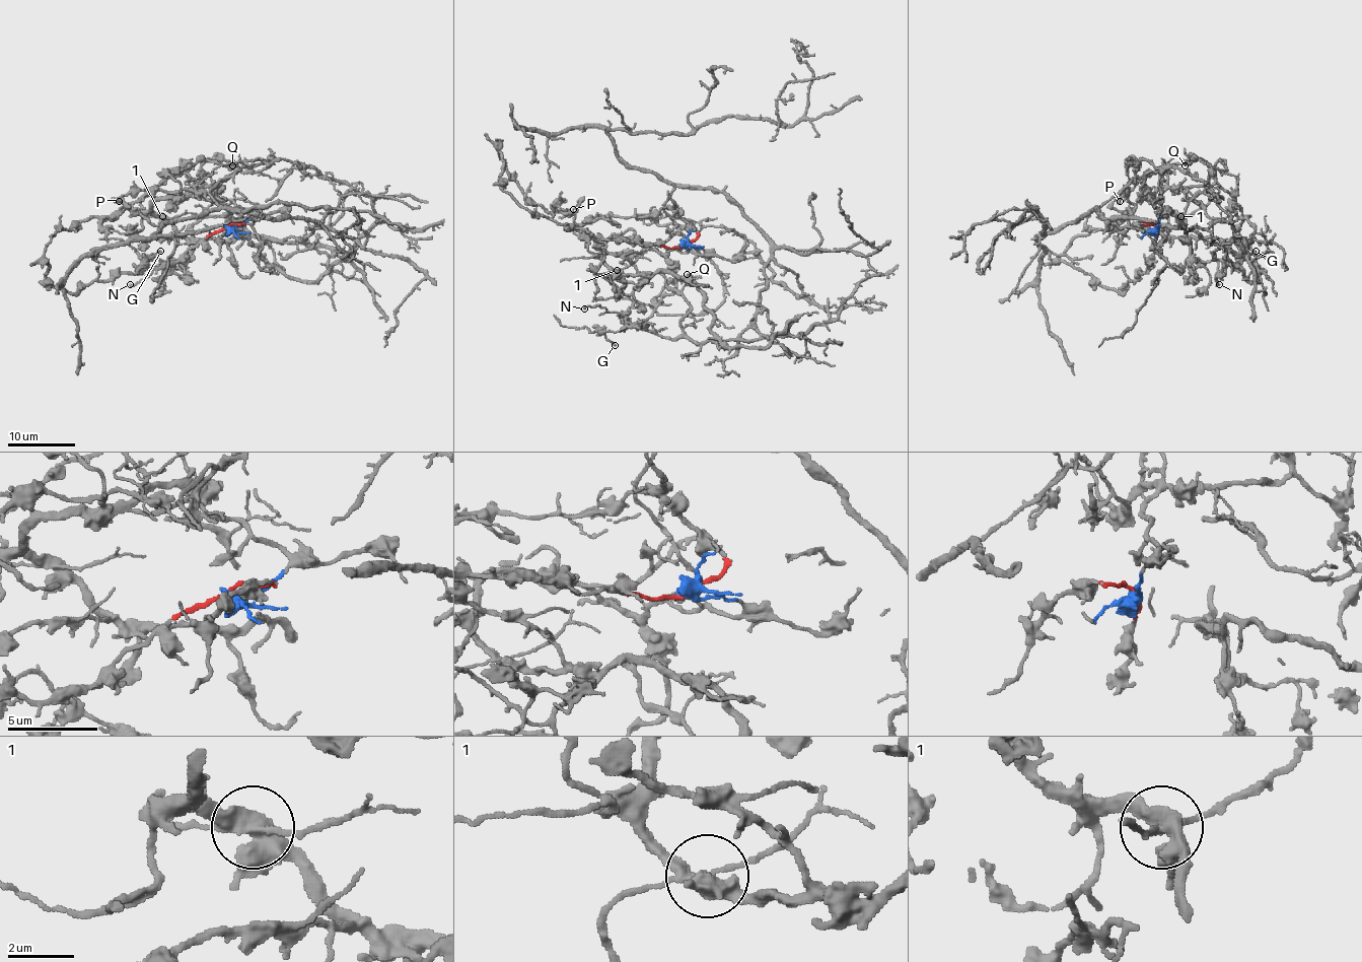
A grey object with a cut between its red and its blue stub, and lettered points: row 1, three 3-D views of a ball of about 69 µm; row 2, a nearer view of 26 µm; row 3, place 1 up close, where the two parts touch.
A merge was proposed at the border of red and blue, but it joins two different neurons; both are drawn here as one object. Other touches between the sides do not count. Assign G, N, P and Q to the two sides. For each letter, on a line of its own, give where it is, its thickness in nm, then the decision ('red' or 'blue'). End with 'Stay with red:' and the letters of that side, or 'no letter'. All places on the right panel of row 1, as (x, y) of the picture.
G: at (1256, 251); 120 nm thick; blue
N: at (1219, 284); 130 nm thick; blue
P: at (1120, 201); 170 nm thick; red
Q: at (1185, 165); 180 nm thick; blue
Stay with red: P

